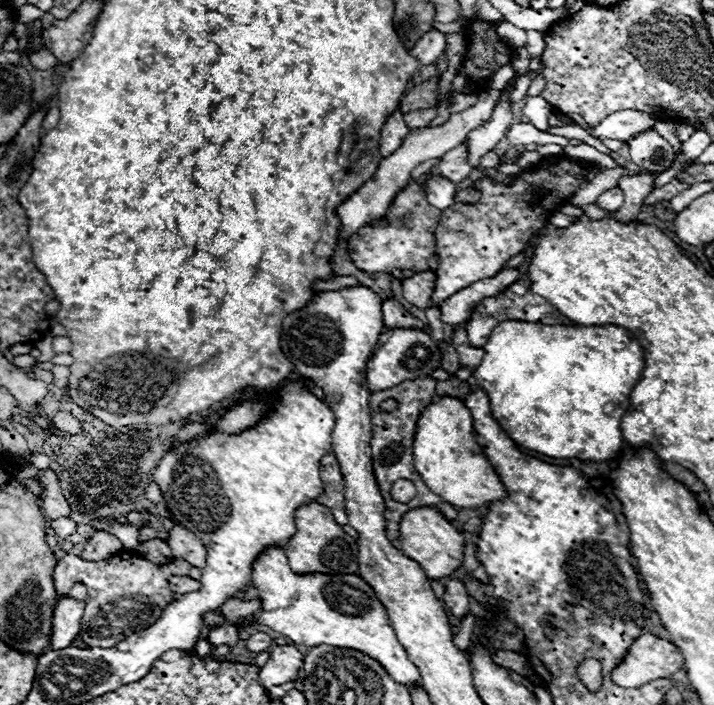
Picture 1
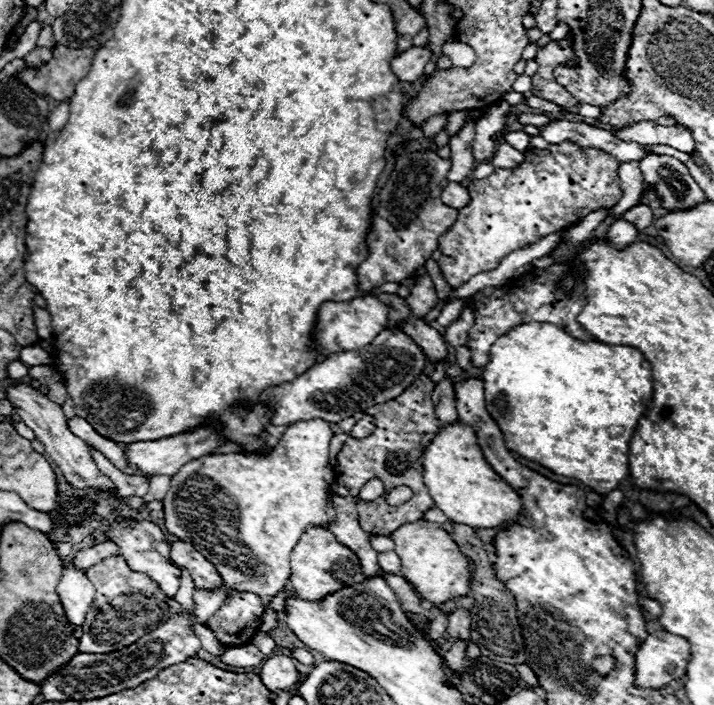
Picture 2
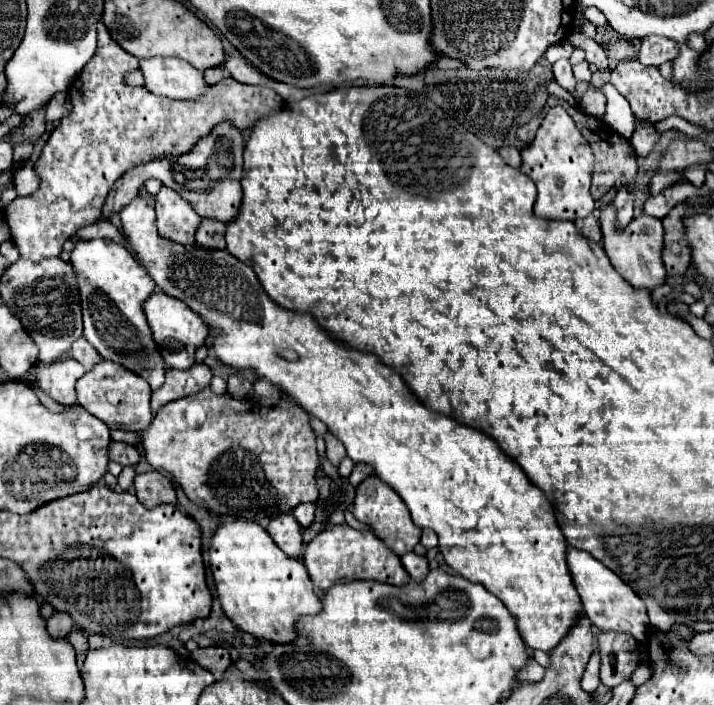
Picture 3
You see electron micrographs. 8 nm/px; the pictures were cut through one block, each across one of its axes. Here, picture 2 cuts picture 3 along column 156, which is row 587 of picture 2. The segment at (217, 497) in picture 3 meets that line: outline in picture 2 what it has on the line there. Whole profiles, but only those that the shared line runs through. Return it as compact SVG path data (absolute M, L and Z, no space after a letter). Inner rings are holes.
M426 520L410 522L410 524L394 530L394 534L390 534L390 538L394 540L394 552L402 560L400 576L412 584L412 588L416 590L416 594L422 600L430 602L432 606L440 606L446 600L468 596L470 578L472 578L470 558L466 558L460 552L458 544L452 540L452 536L446 530L442 530L438 524L432 524Z

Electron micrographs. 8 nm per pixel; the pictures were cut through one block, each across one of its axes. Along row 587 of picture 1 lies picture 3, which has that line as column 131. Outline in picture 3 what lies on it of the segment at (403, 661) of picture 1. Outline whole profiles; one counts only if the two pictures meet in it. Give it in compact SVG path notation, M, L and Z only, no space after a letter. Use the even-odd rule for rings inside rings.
M108 238L78 240L70 254L74 274L80 278L80 306L84 318L84 338L106 360L114 360L138 376L146 378L152 390L164 382L166 364L158 354L156 342L150 338L150 328L142 312L142 302L154 292L154 280L142 268L142 264L118 242ZM128 346L142 346L136 352L128 352Z

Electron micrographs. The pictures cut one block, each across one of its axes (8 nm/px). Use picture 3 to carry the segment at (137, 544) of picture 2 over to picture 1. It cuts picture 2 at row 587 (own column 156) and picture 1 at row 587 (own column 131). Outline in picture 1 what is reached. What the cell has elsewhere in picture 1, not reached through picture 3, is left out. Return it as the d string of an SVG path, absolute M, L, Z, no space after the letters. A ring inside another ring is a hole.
M172 576L170 578L170 590L176 594L188 594L188 592L198 592L202 584L198 580L192 580L188 576Z

